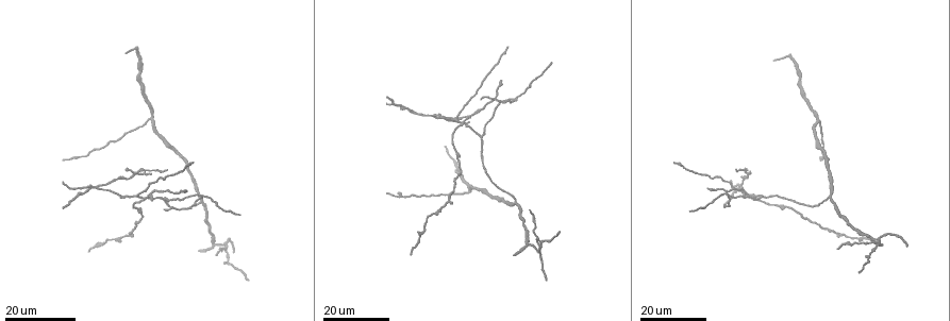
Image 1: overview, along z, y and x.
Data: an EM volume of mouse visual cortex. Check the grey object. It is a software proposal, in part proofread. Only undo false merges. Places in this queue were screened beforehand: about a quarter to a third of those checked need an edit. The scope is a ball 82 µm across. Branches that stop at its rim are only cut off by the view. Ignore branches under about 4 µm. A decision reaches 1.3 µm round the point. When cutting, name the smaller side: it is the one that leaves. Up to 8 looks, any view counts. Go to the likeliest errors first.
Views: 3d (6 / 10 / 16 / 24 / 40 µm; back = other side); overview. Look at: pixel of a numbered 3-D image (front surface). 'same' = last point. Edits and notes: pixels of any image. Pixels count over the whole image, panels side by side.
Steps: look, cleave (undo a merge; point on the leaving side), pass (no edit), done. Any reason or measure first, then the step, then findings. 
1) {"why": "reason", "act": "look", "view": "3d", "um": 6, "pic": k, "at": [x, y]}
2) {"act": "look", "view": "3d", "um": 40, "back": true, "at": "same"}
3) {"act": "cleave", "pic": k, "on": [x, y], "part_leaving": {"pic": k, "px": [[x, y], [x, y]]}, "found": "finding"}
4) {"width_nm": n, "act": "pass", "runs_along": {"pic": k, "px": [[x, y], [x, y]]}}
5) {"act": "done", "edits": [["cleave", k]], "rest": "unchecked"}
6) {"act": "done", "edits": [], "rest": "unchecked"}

{"why": "four arms meet", "act": "look", "view": "3d", "um": 24, "pic": 1, "at": [463, 123]}

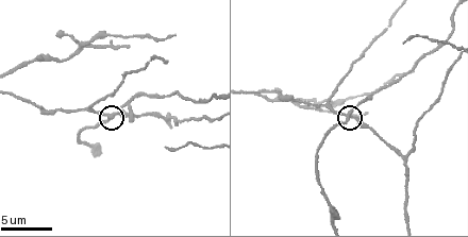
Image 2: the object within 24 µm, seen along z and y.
{"why": "zoom in", "act": "look", "view": "3d", "um": 6, "pic": 2, "at": [107, 116]}

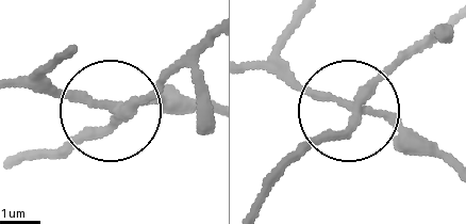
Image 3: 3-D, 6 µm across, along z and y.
{"side_arm_um": 40, "act": "cleave", "pic": 3, "on": [156, 96], "part_leaving": {"pic": 3, "px": [[115, 114], [57, 152], [20, 155]]}, "found": "two neurons meet here"}

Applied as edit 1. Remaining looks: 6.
{"why": "three-way junction", "act": "look", "view": "3d", "um": 16, "pic": 1, "at": [95, 185]}

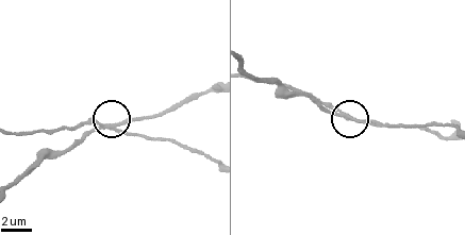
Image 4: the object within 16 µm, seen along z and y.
{"act": "look", "view": "3d", "um": 10, "pic": 4, "at": [121, 124]}

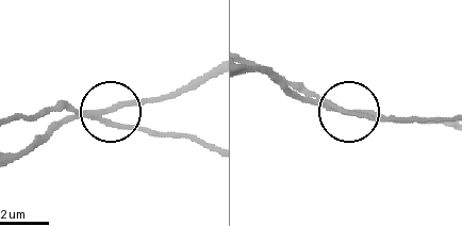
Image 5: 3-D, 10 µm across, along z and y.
{"arms": 3, "act": "cleave", "pic": 5, "on": [58, 126], "part_leaving": {"pic": 5, "px": [[330, 106], [450, 122]]}, "found": "two neurons meet here"}

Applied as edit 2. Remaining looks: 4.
{"why": "see it whole again", "act": "look", "view": "overview"}

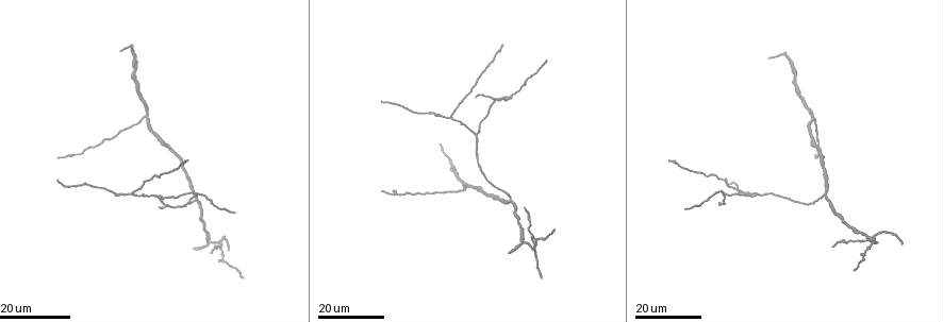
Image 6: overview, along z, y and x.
{"why": "a fork", "act": "look", "view": "3d", "um": 24, "pic": 6, "at": [873, 235]}

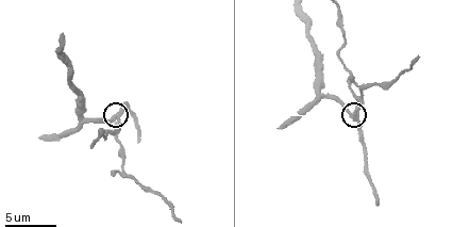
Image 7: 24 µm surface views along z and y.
{"act": "look", "view": "3d", "um": 10, "pic": 7, "at": [119, 117]}

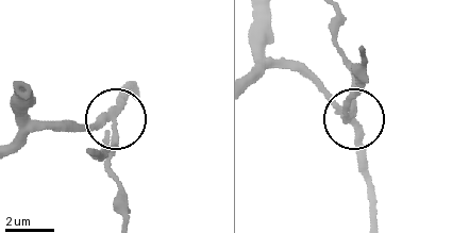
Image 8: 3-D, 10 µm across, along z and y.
{"arms": 3, "act": "cleave", "pic": 8, "on": [114, 151], "found": "two neurons meet here"}

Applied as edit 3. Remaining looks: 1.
{"act": "done", "edits": [["cleave", 3], ["cleave", 5], ["cleave", 8]], "rest": "unchecked"}

